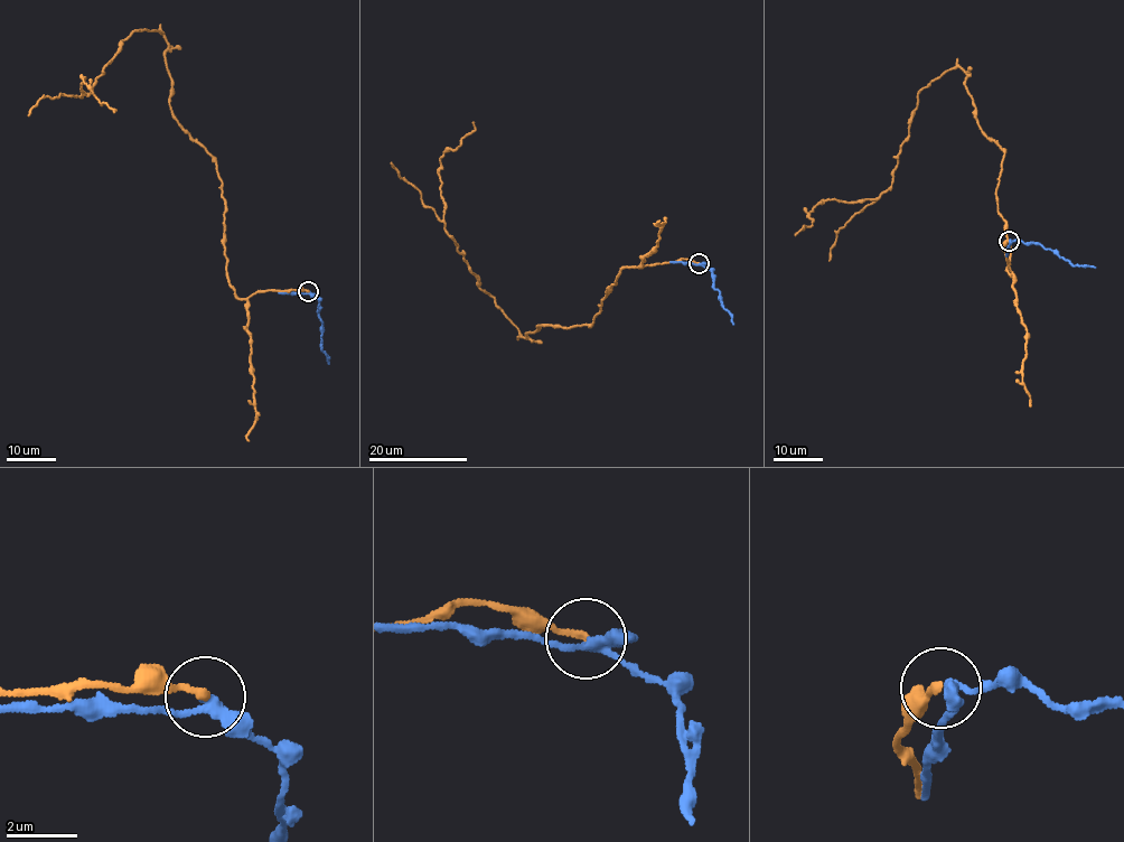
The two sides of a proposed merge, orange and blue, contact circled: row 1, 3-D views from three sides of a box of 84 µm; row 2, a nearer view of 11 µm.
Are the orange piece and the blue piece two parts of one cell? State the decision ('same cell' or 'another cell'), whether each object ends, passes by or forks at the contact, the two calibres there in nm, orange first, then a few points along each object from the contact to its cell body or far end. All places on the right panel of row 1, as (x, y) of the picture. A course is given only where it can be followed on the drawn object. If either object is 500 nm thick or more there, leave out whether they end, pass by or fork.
another cell; orange ends there; blue forks there; 190 nm thick on the orange side, 240 nm on the other; orange runs (1009, 241), (1004, 152), (958, 66), (919, 92), (882, 194), (823, 200), (795, 235); blue runs (1009, 241), (1038, 243), (1073, 264), (1095, 268)

